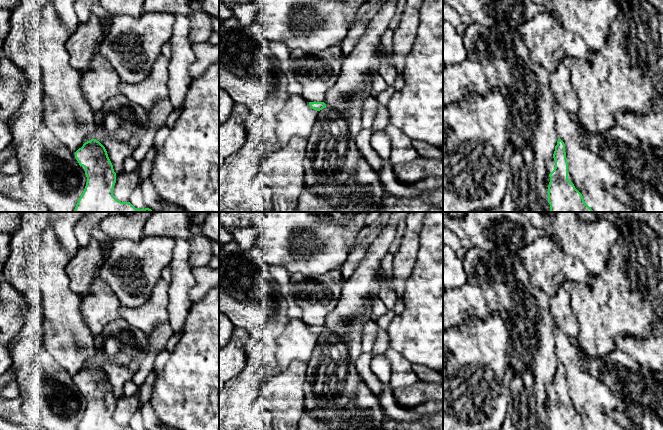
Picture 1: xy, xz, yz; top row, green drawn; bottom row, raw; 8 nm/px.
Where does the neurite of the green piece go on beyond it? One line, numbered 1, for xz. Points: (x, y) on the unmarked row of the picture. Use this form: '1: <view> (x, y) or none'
1: none

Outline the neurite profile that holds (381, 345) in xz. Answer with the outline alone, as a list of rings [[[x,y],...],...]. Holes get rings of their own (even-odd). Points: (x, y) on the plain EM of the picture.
[[[379,328],[371,352],[375,357],[384,354],[389,348],[390,348],[390,343],[388,339],[388,334],[386,330]]]

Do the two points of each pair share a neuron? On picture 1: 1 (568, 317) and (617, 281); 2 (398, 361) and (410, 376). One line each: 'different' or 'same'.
1: different
2: same

